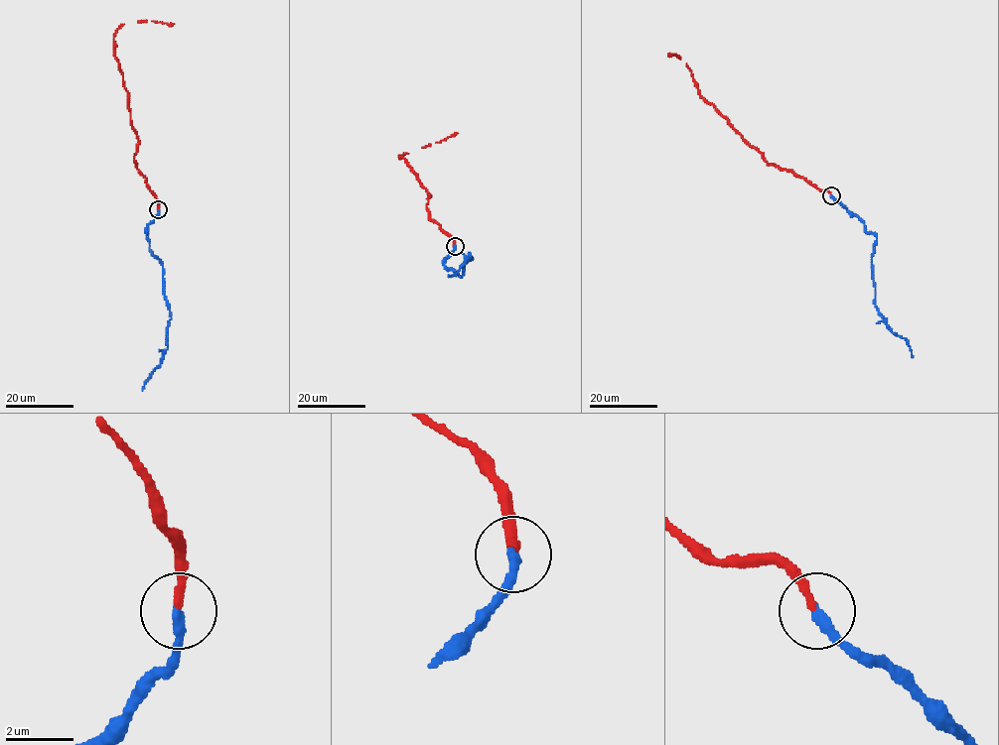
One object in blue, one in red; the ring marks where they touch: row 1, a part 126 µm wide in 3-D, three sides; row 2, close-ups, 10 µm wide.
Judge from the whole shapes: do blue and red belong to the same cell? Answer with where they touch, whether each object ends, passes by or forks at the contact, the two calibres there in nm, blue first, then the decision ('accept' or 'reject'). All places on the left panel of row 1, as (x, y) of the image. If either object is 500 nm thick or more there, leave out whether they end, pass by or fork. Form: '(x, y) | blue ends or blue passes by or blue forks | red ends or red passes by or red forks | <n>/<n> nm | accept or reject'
(158, 209) | blue ends | red ends | 320/200 nm | accept

